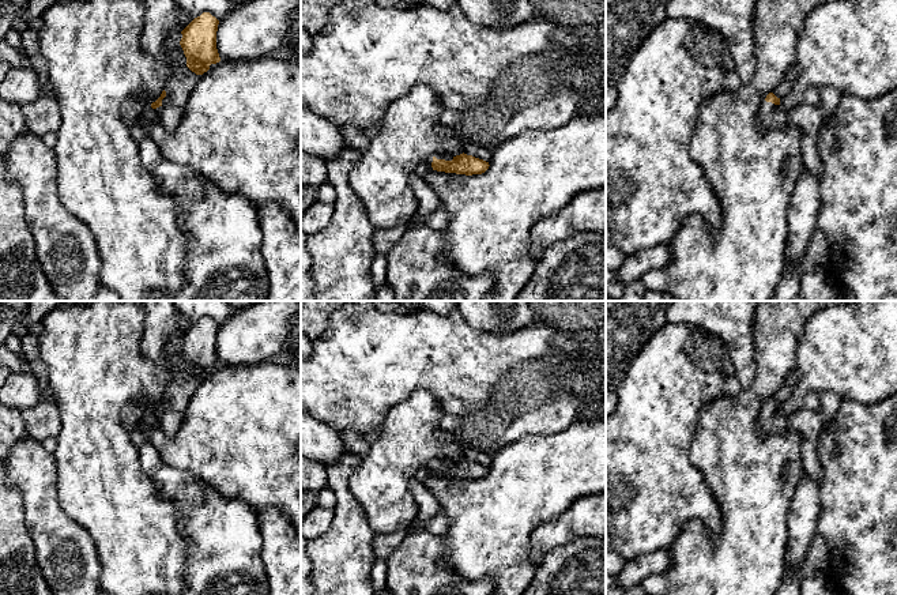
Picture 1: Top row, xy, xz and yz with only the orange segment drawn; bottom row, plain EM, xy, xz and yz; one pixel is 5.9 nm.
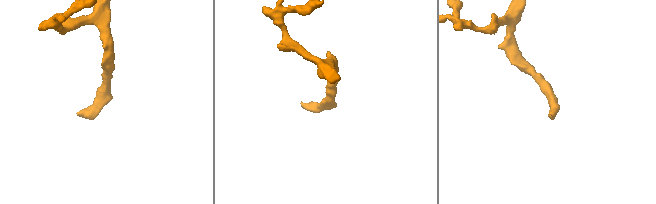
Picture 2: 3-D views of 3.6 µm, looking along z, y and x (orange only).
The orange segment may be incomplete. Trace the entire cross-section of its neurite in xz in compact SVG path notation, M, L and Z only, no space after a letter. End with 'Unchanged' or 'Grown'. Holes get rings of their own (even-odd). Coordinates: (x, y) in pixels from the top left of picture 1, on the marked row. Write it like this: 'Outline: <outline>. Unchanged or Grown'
Outline: M434 152L426 161L431 165L433 170L466 176L482 174L490 166L489 162L464 152L456 157Z. Grown

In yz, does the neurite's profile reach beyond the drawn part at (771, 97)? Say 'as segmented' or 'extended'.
extended

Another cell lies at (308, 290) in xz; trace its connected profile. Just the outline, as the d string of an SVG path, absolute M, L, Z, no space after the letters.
M301 226L301 301L313 301L316 286L312 275L312 257L306 245L308 234Z

